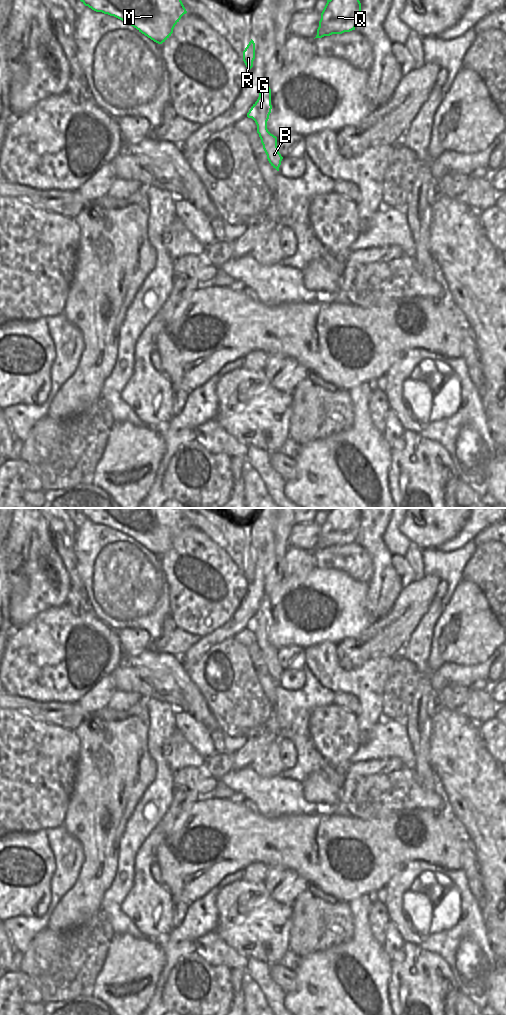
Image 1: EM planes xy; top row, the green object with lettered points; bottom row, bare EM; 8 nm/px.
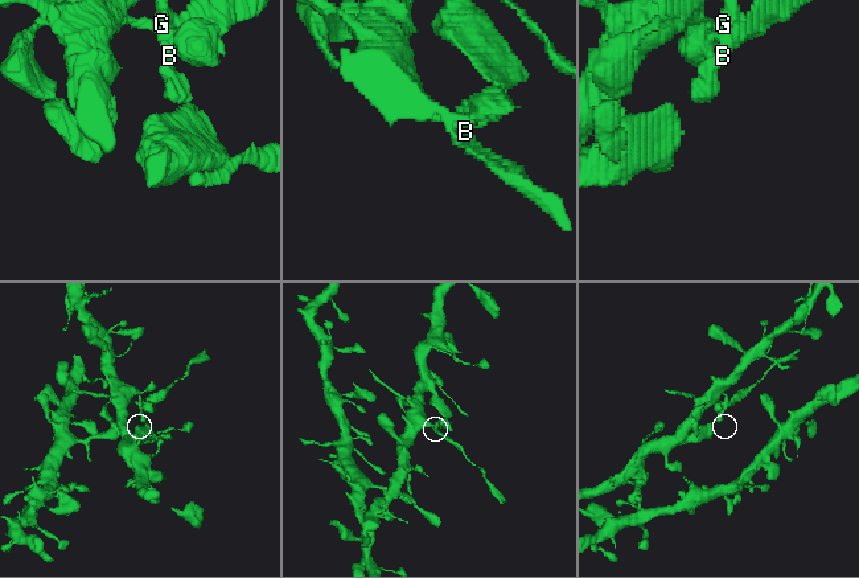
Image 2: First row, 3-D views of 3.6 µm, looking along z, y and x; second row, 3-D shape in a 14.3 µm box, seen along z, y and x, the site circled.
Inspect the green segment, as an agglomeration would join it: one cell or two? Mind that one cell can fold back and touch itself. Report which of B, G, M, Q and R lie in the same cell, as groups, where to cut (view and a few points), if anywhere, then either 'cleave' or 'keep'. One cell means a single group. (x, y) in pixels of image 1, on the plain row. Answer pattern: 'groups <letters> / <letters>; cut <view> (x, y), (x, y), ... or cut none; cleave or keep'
groups B / G M Q R; cut xy (268, 643), (264, 648), (259, 647); cleave

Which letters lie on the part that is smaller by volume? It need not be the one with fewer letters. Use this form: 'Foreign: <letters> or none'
Foreign: B

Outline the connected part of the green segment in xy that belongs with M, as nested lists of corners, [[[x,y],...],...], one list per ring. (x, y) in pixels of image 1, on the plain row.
[[[75,508],[85,518],[96,524],[114,528],[158,556],[165,554],[175,537],[187,525],[179,508]]]

